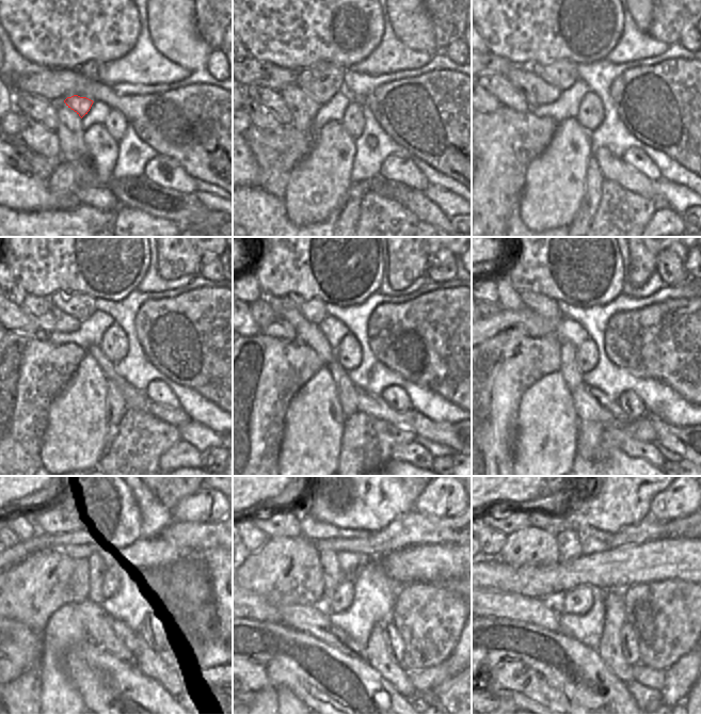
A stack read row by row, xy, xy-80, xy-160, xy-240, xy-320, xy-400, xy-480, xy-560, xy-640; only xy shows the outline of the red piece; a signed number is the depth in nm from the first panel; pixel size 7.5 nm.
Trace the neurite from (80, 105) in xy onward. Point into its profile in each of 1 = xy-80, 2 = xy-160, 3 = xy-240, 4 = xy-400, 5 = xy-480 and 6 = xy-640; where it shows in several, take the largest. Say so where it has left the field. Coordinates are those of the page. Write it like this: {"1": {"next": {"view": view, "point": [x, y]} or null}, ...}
{"1": {"next": {"view": "xy-80", "point": [322, 81]}}, "2": {"next": {"view": "xy-160", "point": [561, 75]}}, "3": {"next": {"view": "xy-240", "point": [78, 306]}}, "4": {"next": {"view": "xy-400", "point": [544, 305]}}, "5": {"next": {"view": "xy-480", "point": [50, 523]}}, "6": {"next": {"view": "xy-640", "point": [507, 523]}}}

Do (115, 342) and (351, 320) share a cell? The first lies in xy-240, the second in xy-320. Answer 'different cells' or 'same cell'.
different cells

